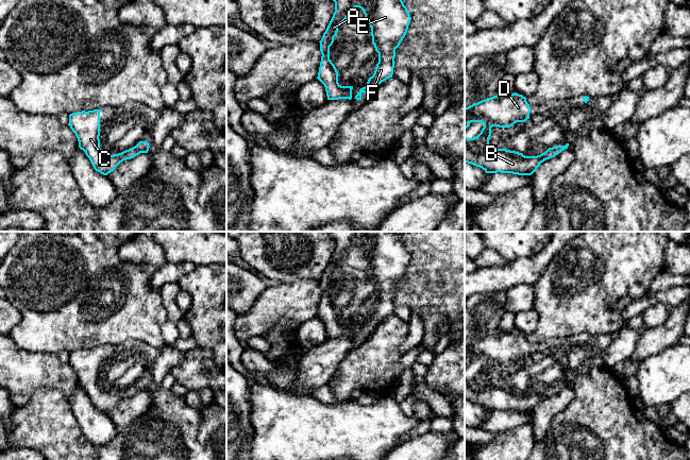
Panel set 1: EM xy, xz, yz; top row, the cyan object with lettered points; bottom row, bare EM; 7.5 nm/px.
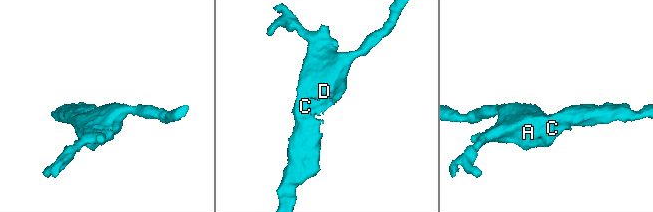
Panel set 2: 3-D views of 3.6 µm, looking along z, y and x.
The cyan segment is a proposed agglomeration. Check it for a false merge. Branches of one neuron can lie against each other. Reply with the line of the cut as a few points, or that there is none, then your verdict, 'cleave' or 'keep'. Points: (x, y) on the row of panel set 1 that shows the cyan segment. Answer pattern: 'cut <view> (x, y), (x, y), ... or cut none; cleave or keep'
cut none; keep

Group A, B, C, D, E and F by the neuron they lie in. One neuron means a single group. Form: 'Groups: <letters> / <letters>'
Groups: A B C D E F

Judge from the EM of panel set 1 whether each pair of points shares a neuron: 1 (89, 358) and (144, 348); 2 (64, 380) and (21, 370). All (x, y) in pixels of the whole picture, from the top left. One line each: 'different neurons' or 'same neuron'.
1: same neuron
2: same neuron

